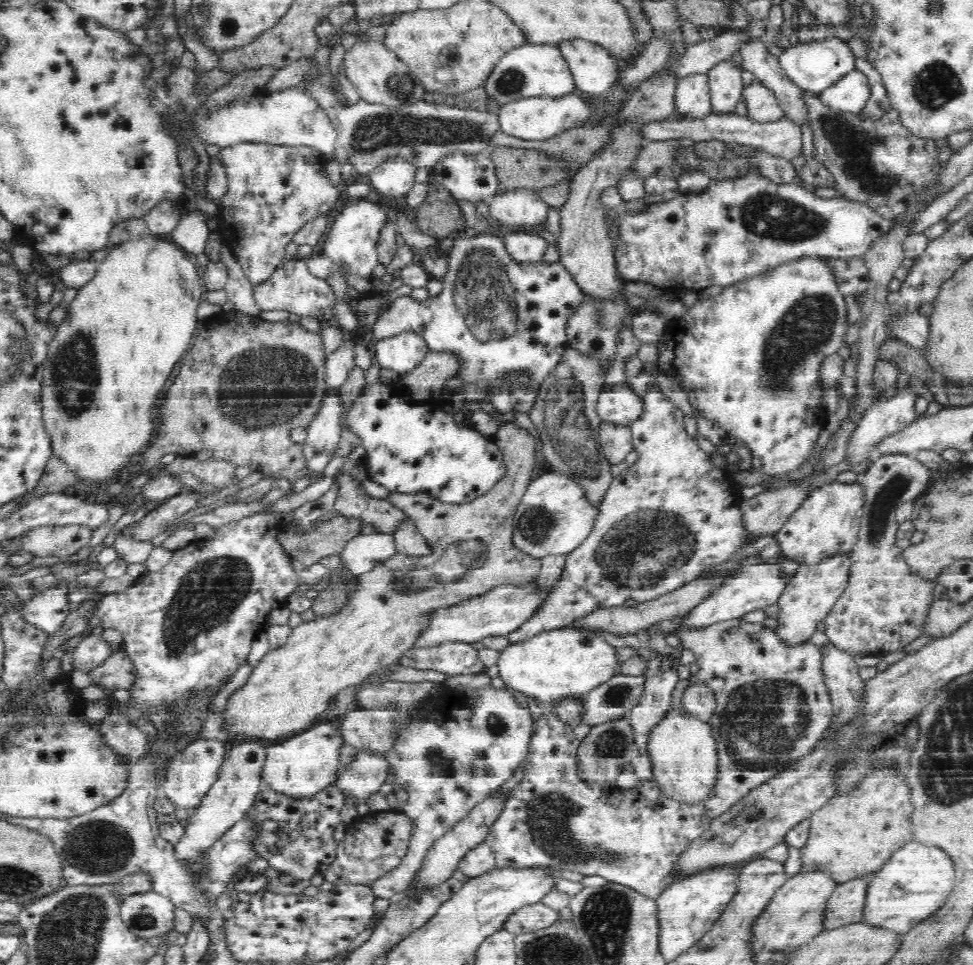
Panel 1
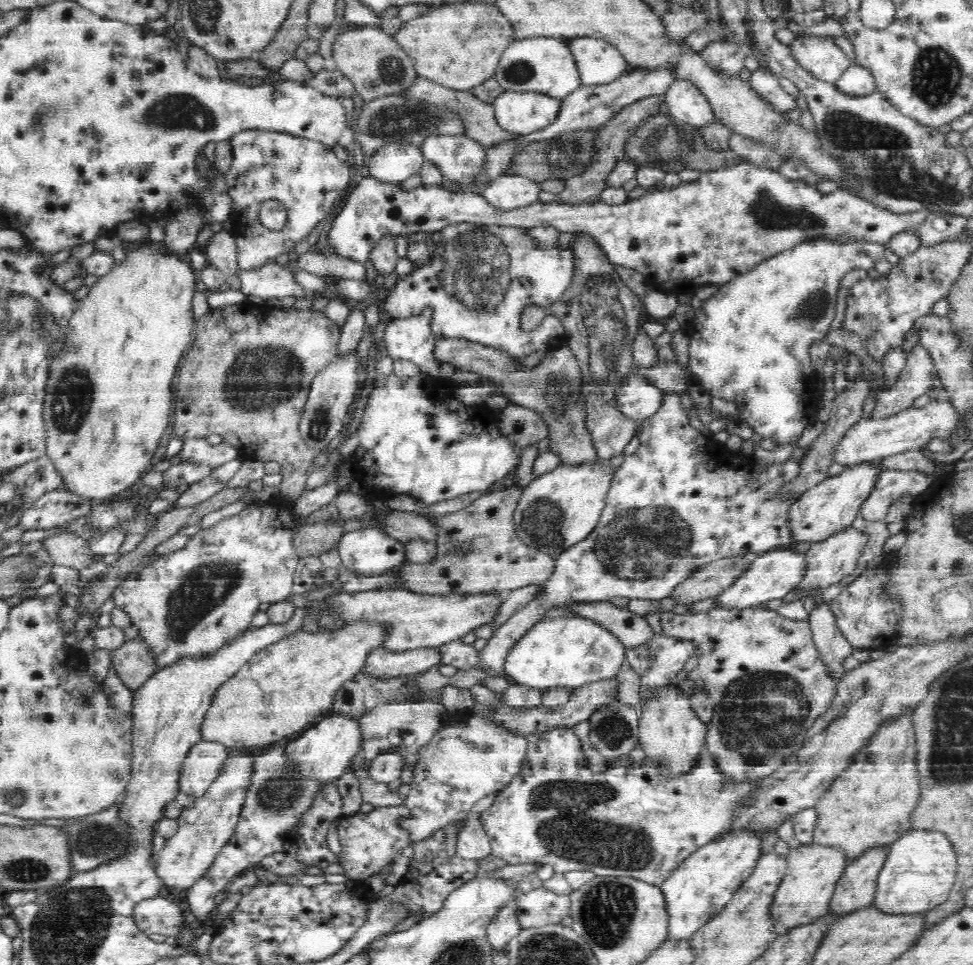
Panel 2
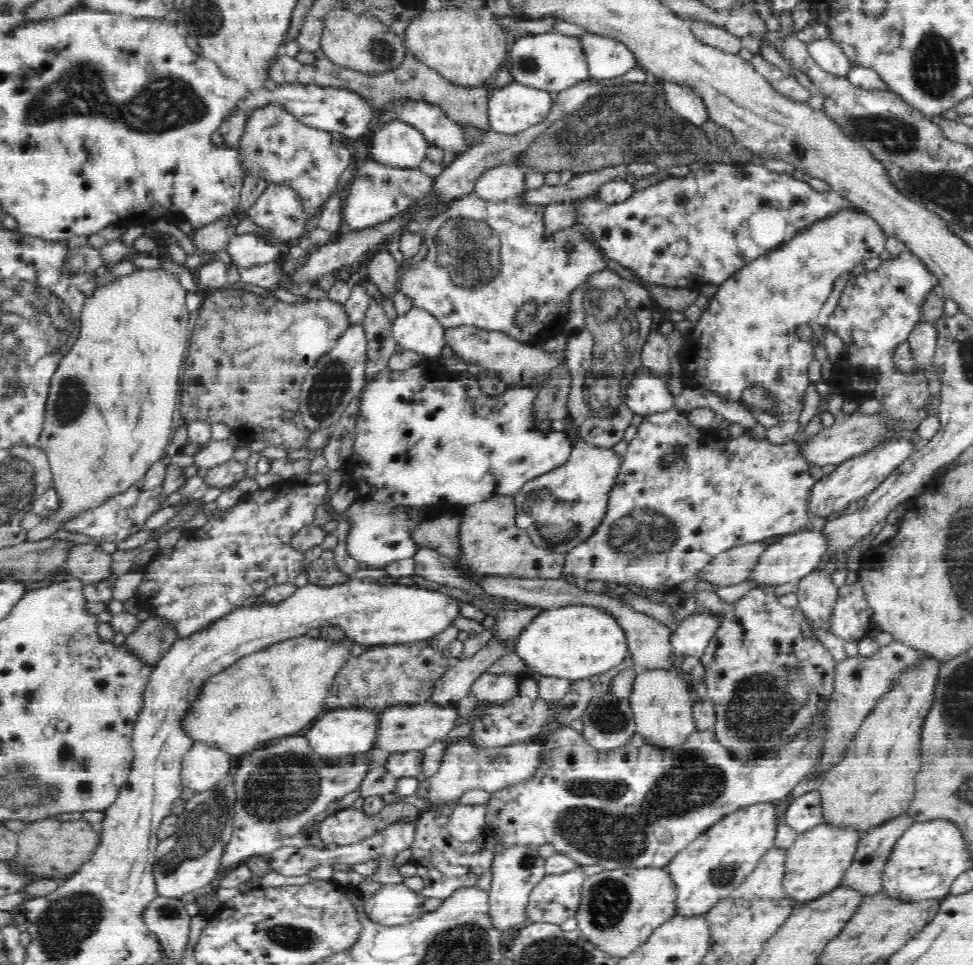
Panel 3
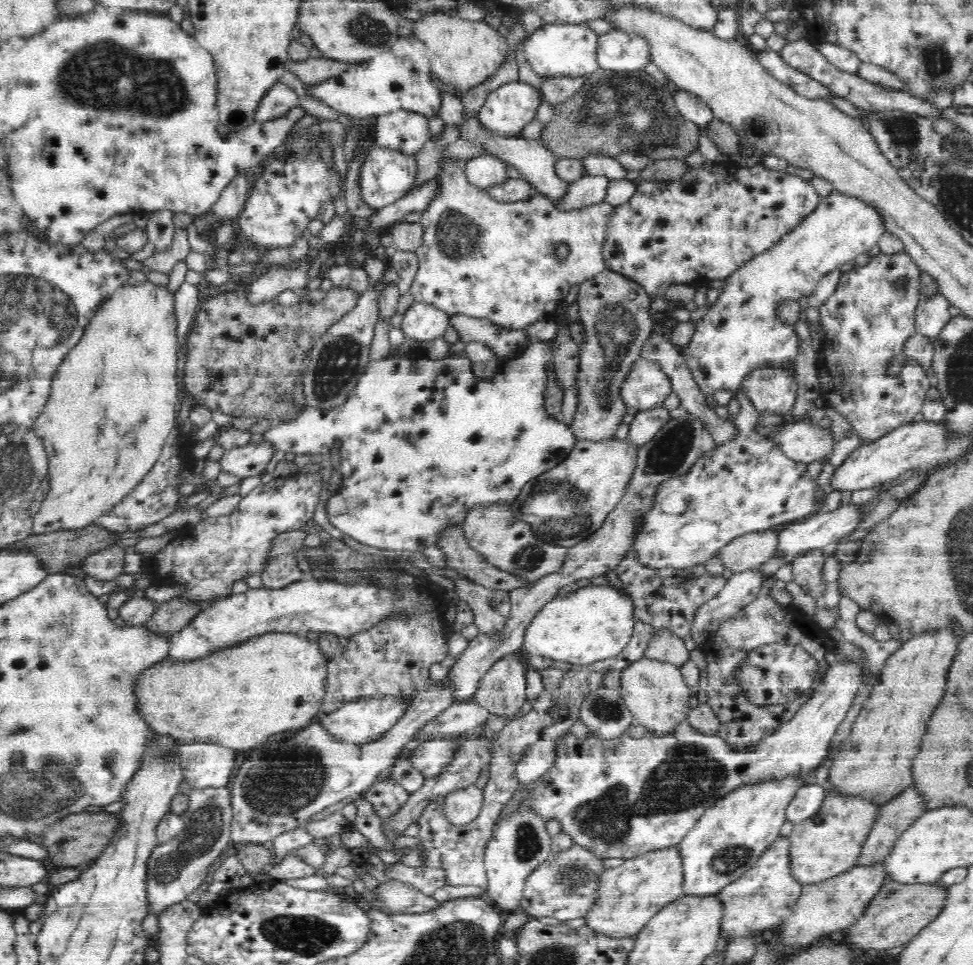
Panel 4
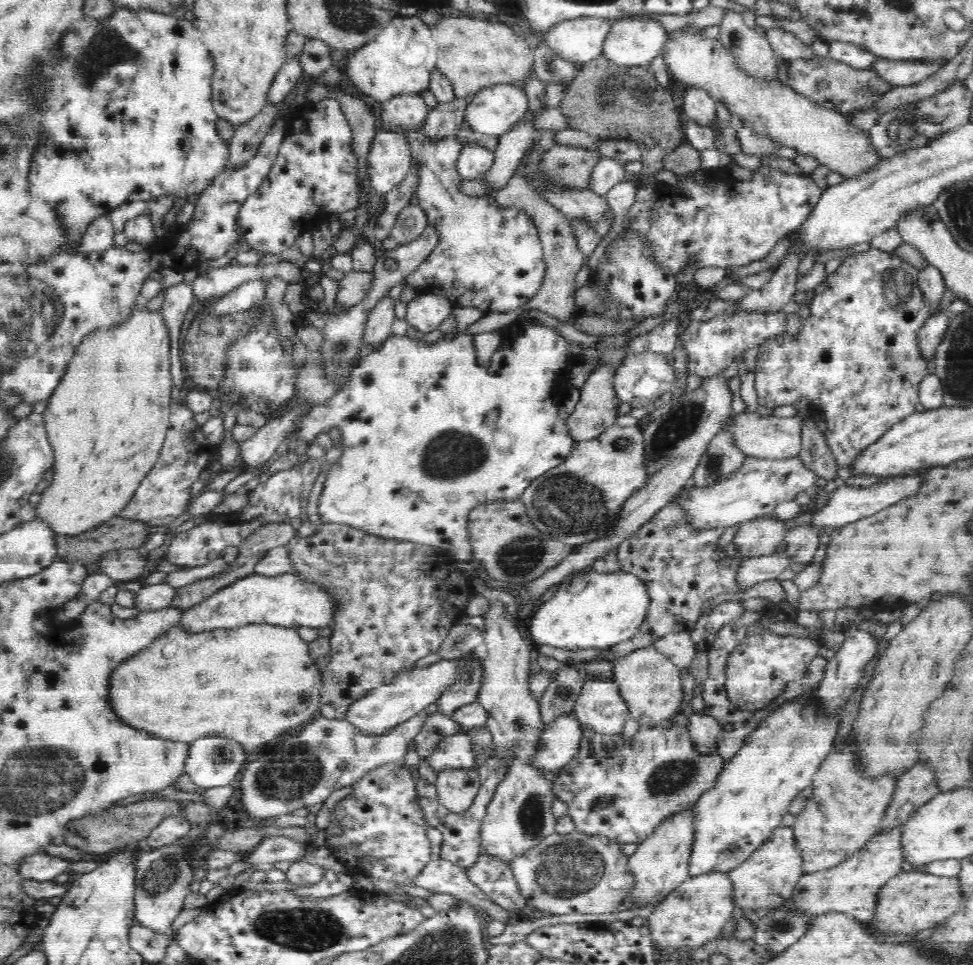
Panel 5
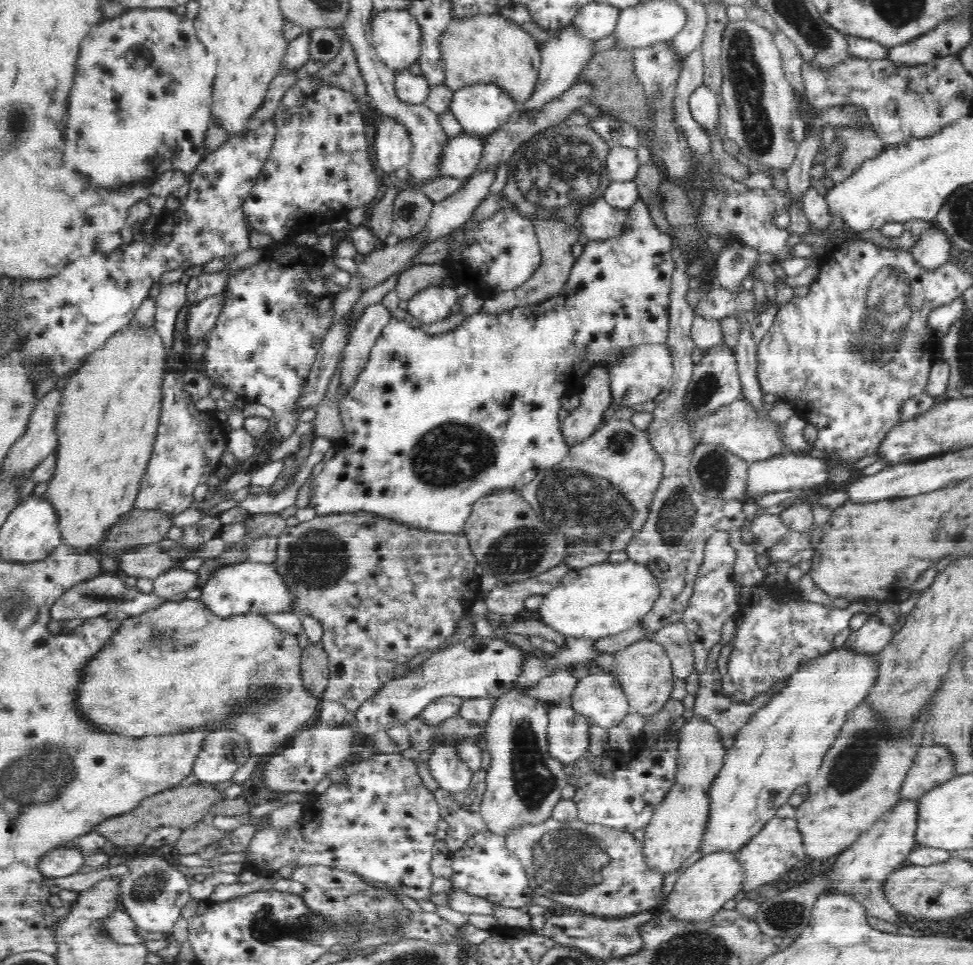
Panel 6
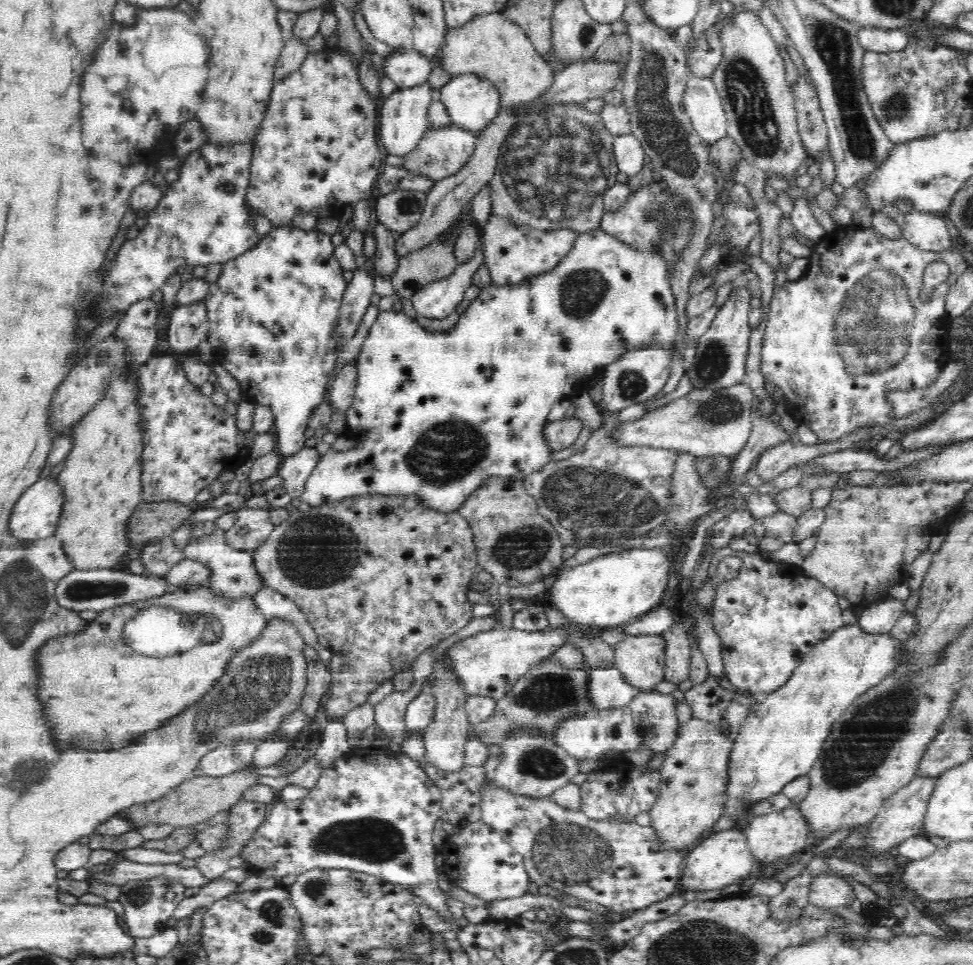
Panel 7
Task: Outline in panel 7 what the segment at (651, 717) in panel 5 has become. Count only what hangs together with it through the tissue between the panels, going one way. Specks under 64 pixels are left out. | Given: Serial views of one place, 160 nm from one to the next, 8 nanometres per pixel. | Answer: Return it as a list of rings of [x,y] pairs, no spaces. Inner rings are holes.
[[[660,635],[625,638],[614,648],[613,666],[634,690],[652,694],[666,682],[666,643]]]

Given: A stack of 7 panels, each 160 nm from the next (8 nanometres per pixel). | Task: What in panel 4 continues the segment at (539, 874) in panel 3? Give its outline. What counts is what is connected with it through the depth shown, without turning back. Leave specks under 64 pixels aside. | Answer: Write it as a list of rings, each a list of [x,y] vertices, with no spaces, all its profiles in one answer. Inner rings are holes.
[[[517,811],[513,817],[498,824],[495,835],[485,850],[483,862],[487,876],[483,896],[498,912],[520,912],[526,884],[530,882],[533,872],[550,858],[551,844],[545,824],[542,820],[535,819],[535,816],[522,816]]]

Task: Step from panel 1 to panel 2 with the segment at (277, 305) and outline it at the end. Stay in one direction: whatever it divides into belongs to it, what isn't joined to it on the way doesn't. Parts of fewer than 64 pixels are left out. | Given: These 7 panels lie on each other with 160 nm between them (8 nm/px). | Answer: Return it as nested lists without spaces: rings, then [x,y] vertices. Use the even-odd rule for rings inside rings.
[[[294,257],[289,266],[280,266],[279,264],[268,264],[258,272],[242,271],[241,291],[246,297],[256,296],[262,298],[264,303],[272,298],[315,298],[306,294],[304,288],[296,283],[296,272],[302,268],[297,264]]]

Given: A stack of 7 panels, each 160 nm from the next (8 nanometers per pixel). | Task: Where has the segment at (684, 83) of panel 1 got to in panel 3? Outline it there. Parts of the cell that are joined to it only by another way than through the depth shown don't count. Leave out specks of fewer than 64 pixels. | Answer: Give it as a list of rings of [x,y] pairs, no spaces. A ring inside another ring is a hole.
[[[663,81],[659,86],[667,107],[679,118],[689,120],[696,126],[701,126],[710,119],[707,106],[694,89],[670,81]]]

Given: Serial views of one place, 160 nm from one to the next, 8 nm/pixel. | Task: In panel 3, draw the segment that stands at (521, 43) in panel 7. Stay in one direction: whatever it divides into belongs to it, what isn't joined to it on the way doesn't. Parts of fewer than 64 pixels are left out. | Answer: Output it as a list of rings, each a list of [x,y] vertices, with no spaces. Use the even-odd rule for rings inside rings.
[[[484,5],[478,10],[457,7],[424,10],[410,19],[405,30],[403,43],[407,54],[452,84],[459,87],[484,87],[486,79],[504,66],[508,52],[508,36],[498,24],[497,15]]]

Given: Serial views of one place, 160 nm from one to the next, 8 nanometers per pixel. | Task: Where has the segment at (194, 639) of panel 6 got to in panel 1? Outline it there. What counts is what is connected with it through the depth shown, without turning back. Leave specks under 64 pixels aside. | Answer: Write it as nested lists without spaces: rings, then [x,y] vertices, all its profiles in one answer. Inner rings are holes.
[[[504,425],[501,429],[497,430],[497,433],[493,437],[496,446],[499,448],[503,457],[504,463],[507,466],[505,475],[494,485],[492,490],[489,490],[484,496],[475,498],[472,502],[466,504],[448,504],[430,496],[429,493],[421,494],[406,494],[406,493],[394,493],[392,492],[387,498],[392,504],[395,504],[398,508],[404,511],[408,517],[414,519],[415,524],[421,531],[422,538],[425,540],[426,547],[430,548],[429,556],[418,556],[411,555],[407,556],[401,553],[395,553],[390,556],[388,560],[378,561],[378,564],[374,564],[374,568],[370,569],[370,572],[364,572],[357,576],[357,586],[353,593],[349,595],[348,600],[342,605],[342,608],[338,608],[338,612],[330,612],[315,616],[314,620],[308,622],[302,622],[297,627],[292,629],[291,635],[288,637],[286,644],[278,650],[267,652],[263,659],[257,664],[257,667],[252,673],[252,678],[248,681],[248,684],[239,690],[236,694],[232,695],[230,699],[227,711],[227,723],[233,724],[233,742],[240,739],[264,739],[271,741],[286,736],[286,734],[292,734],[292,732],[299,733],[300,730],[305,731],[310,727],[314,726],[314,718],[321,716],[330,706],[333,698],[340,692],[344,691],[351,686],[360,686],[363,682],[370,678],[374,673],[380,671],[382,668],[390,668],[394,665],[399,664],[400,657],[404,652],[410,650],[415,646],[417,640],[429,631],[430,627],[433,627],[433,616],[438,614],[440,611],[449,610],[450,607],[457,607],[470,599],[478,598],[479,596],[485,595],[490,592],[494,587],[505,582],[520,582],[535,581],[539,570],[541,569],[541,561],[538,559],[531,558],[523,550],[519,549],[515,545],[513,540],[513,518],[516,507],[518,506],[521,498],[526,492],[527,486],[532,480],[532,466],[534,466],[534,453],[535,453],[535,440],[526,431],[522,430],[519,426]],[[390,572],[394,572],[395,580],[392,584],[394,590],[390,590],[391,580]]]

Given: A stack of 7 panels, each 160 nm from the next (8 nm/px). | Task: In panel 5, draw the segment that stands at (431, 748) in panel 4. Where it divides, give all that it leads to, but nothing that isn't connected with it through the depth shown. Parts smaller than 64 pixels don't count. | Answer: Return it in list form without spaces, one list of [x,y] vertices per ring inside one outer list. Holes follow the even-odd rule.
[[[463,731],[444,737],[432,754],[423,759],[436,774],[448,770],[475,769],[478,766],[471,746],[471,737]]]

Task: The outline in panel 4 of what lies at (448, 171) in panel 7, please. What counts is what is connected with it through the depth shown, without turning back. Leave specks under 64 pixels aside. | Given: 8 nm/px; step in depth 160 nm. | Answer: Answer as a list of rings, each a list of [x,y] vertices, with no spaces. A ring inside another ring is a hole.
[[[481,153],[476,158],[472,157],[467,162],[465,175],[472,186],[483,191],[501,186],[501,184],[510,180],[506,163],[484,153]]]

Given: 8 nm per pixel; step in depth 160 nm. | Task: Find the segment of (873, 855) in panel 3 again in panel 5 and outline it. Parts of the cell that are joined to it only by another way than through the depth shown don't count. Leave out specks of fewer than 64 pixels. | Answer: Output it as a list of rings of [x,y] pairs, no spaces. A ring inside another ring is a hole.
[[[917,763],[912,771],[906,772],[906,775],[895,782],[892,800],[876,829],[876,835],[892,834],[897,828],[902,828],[938,793],[935,777],[922,764]]]

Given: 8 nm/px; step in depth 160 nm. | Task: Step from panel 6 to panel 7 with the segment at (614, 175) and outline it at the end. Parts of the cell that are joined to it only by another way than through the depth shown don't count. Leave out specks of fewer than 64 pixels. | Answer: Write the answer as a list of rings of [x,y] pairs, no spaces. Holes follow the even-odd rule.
[[[631,134],[613,138],[612,158],[617,172],[624,172],[628,177],[636,176],[645,165],[644,157],[644,149]]]

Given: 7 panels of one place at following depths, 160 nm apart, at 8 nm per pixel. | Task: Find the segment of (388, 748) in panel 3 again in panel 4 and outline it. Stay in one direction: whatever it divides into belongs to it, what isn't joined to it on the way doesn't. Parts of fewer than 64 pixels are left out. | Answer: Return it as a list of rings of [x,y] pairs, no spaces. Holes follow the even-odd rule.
[[[474,700],[456,702],[420,726],[411,740],[432,742],[456,738],[475,726],[484,725],[488,714],[489,710],[482,708]]]

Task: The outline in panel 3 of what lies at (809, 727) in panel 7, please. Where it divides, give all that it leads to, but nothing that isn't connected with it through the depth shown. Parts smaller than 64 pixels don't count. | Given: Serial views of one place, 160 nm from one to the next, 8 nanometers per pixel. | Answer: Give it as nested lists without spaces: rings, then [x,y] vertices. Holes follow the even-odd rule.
[[[756,804],[746,812],[722,820],[672,859],[666,875],[675,887],[674,908],[678,918],[702,918],[741,887],[765,852],[774,847],[778,826],[775,815],[775,804]]]

